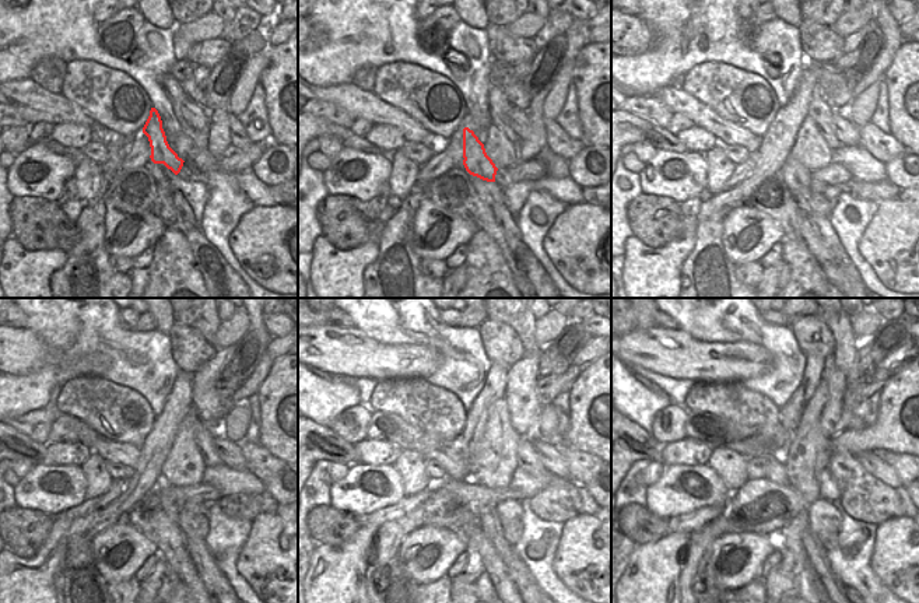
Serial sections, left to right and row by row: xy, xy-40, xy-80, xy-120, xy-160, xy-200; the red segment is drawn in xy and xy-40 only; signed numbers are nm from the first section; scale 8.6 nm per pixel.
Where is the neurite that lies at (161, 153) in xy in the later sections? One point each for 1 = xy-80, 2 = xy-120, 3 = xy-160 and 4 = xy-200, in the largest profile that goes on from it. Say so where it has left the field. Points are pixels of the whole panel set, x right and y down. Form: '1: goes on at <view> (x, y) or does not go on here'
1: goes on at xy-80 (795, 175)
2: goes on at xy-120 (171, 508)
3: goes on at xy-160 (490, 522)
4: goes on at xy-200 (816, 551)

